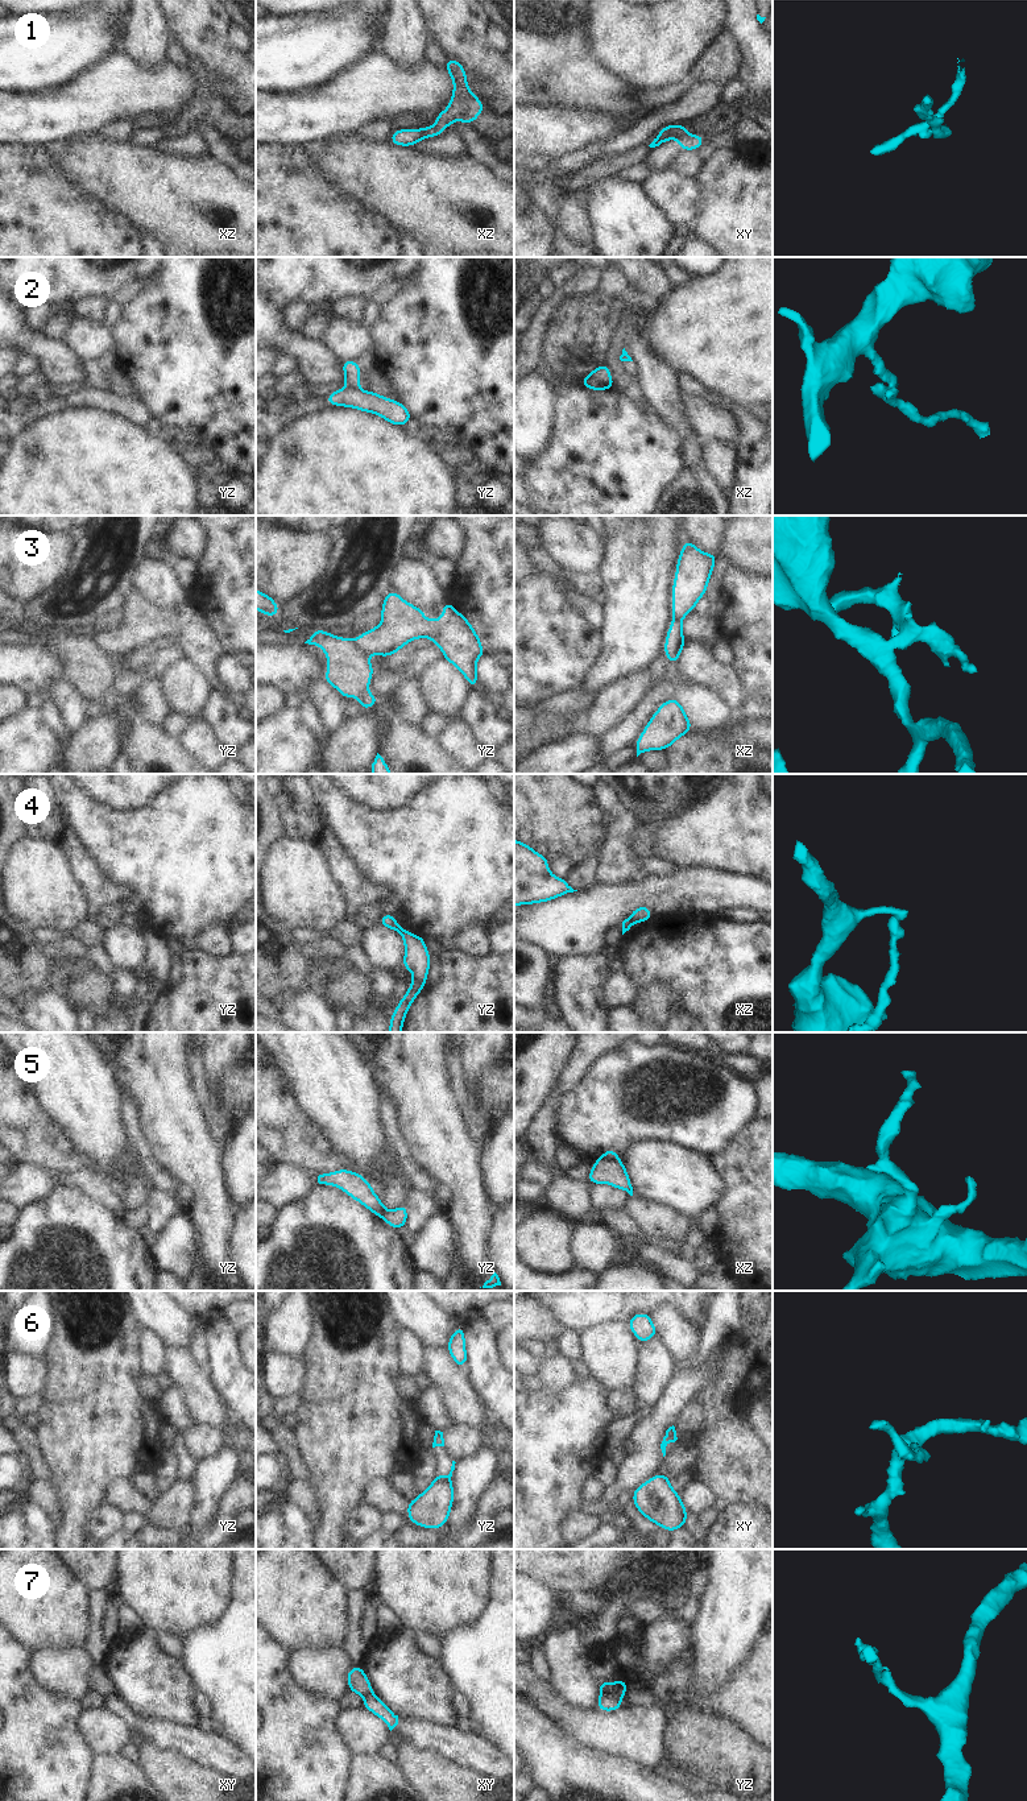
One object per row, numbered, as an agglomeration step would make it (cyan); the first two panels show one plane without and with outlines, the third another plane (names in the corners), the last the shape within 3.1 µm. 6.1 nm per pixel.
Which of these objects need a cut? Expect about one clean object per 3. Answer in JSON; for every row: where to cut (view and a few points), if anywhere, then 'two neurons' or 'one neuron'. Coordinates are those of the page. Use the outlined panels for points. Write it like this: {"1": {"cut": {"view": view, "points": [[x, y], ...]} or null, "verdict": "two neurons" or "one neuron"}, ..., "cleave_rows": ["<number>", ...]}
{"1": {"cut": {"view": "xy", "points": [[686, 133], [678, 139]]}, "verdict": "two neurons"}, "2": {"cut": {"view": "yz", "points": [[347, 385], [359, 389]]}, "verdict": "two neurons"}, "3": {"cut": {"view": "yz", "points": [[353, 640], [368, 654]]}, "verdict": "two neurons"}, "4": {"cut": {"view": "xz", "points": [[629, 918], [634, 922]]}, "verdict": "two neurons"}, "5": {"cut": {"view": "xz", "points": [[601, 1156], [618, 1159]]}, "verdict": "two neurons"}, "6": {"cut": {"view": "yz", "points": [[435, 1477], [450, 1478]]}, "verdict": "two neurons"}, "7": {"cut": {"view": "yz", "points": [[601, 1692], [620, 1698]]}, "verdict": "two neurons"}, "cleave_rows": ["1", "2", "3", "4", "5", "6", "7"]}

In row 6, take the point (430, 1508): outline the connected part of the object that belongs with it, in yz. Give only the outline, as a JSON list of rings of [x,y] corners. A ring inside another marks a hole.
[[[434,1478],[428,1489],[407,1503],[406,1508],[410,1523],[428,1529],[439,1529],[447,1524],[452,1504],[452,1479]]]

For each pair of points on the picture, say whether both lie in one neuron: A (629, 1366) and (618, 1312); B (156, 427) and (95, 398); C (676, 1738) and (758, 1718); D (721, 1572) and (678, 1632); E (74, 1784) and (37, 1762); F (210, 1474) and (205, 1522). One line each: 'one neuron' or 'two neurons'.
A: two neurons
B: two neurons
C: two neurons
D: two neurons
E: one neuron
F: one neuron

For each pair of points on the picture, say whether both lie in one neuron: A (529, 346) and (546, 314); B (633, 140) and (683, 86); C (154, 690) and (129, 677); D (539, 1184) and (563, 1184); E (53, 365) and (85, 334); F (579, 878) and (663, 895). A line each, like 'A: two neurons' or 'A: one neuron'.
A: one neuron
B: two neurons
C: two neurons
D: two neurons
E: two neurons
F: two neurons

